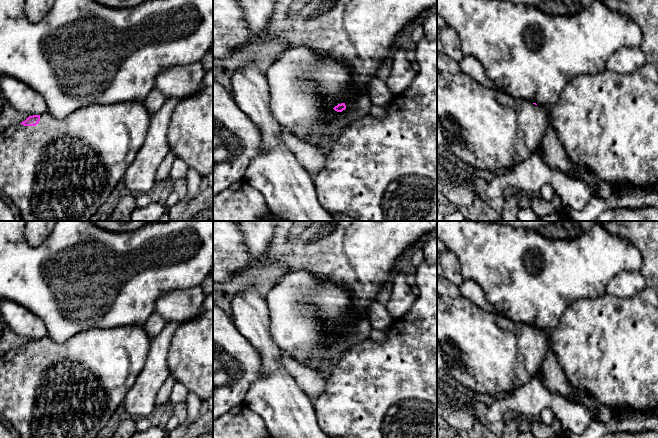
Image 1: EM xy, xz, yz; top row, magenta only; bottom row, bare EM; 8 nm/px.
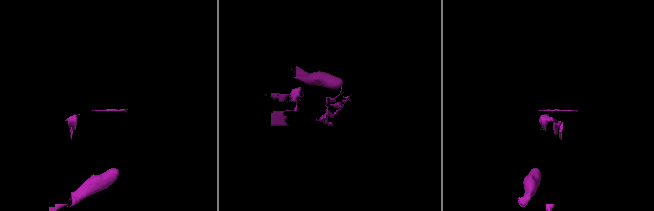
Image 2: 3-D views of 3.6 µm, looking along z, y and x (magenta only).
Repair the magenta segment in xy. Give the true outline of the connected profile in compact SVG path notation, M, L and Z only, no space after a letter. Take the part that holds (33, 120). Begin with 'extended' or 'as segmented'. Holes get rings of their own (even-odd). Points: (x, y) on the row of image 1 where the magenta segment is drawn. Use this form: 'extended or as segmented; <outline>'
extended; M123 102L117 104L93 104L75 110L63 120L58 120L48 112L29 116L20 124L12 125L0 133L0 193L10 199L20 213L22 221L91 221L94 214L105 203L119 184L138 150L143 145L149 130L151 116L143 102Z

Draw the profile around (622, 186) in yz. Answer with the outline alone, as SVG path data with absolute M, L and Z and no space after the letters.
M611 181L609 184L611 189L619 188L621 191L629 191L635 189L634 187L619 181Z

